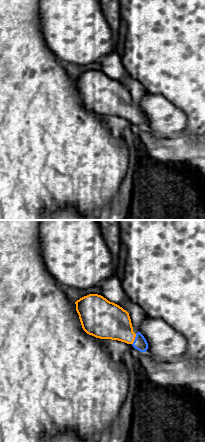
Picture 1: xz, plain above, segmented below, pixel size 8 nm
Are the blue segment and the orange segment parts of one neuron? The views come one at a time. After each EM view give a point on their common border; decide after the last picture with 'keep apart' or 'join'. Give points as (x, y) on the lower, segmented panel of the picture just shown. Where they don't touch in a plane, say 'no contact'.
(135, 339)

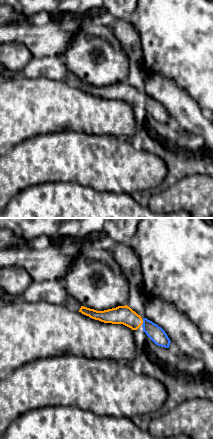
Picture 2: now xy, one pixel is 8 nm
(143, 322)

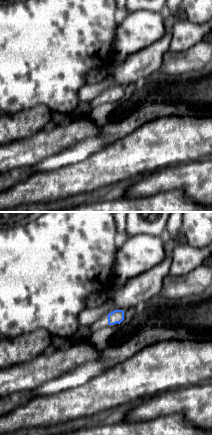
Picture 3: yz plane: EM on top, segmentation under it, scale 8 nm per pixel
no contact

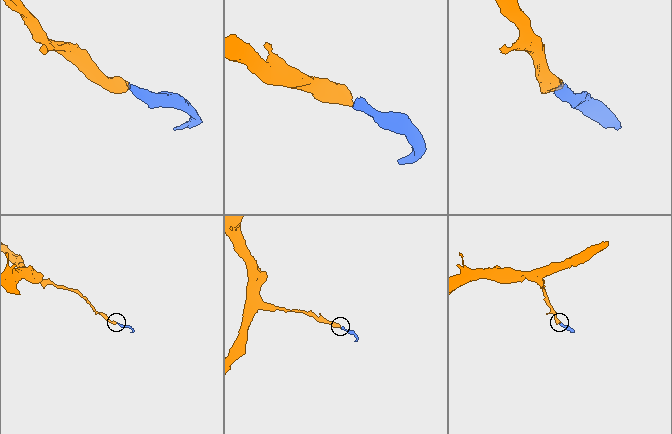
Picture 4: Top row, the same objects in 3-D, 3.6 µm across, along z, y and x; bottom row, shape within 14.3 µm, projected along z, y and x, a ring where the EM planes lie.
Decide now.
join

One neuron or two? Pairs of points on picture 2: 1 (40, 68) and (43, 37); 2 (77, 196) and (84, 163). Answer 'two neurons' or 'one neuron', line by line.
1: two neurons
2: two neurons

